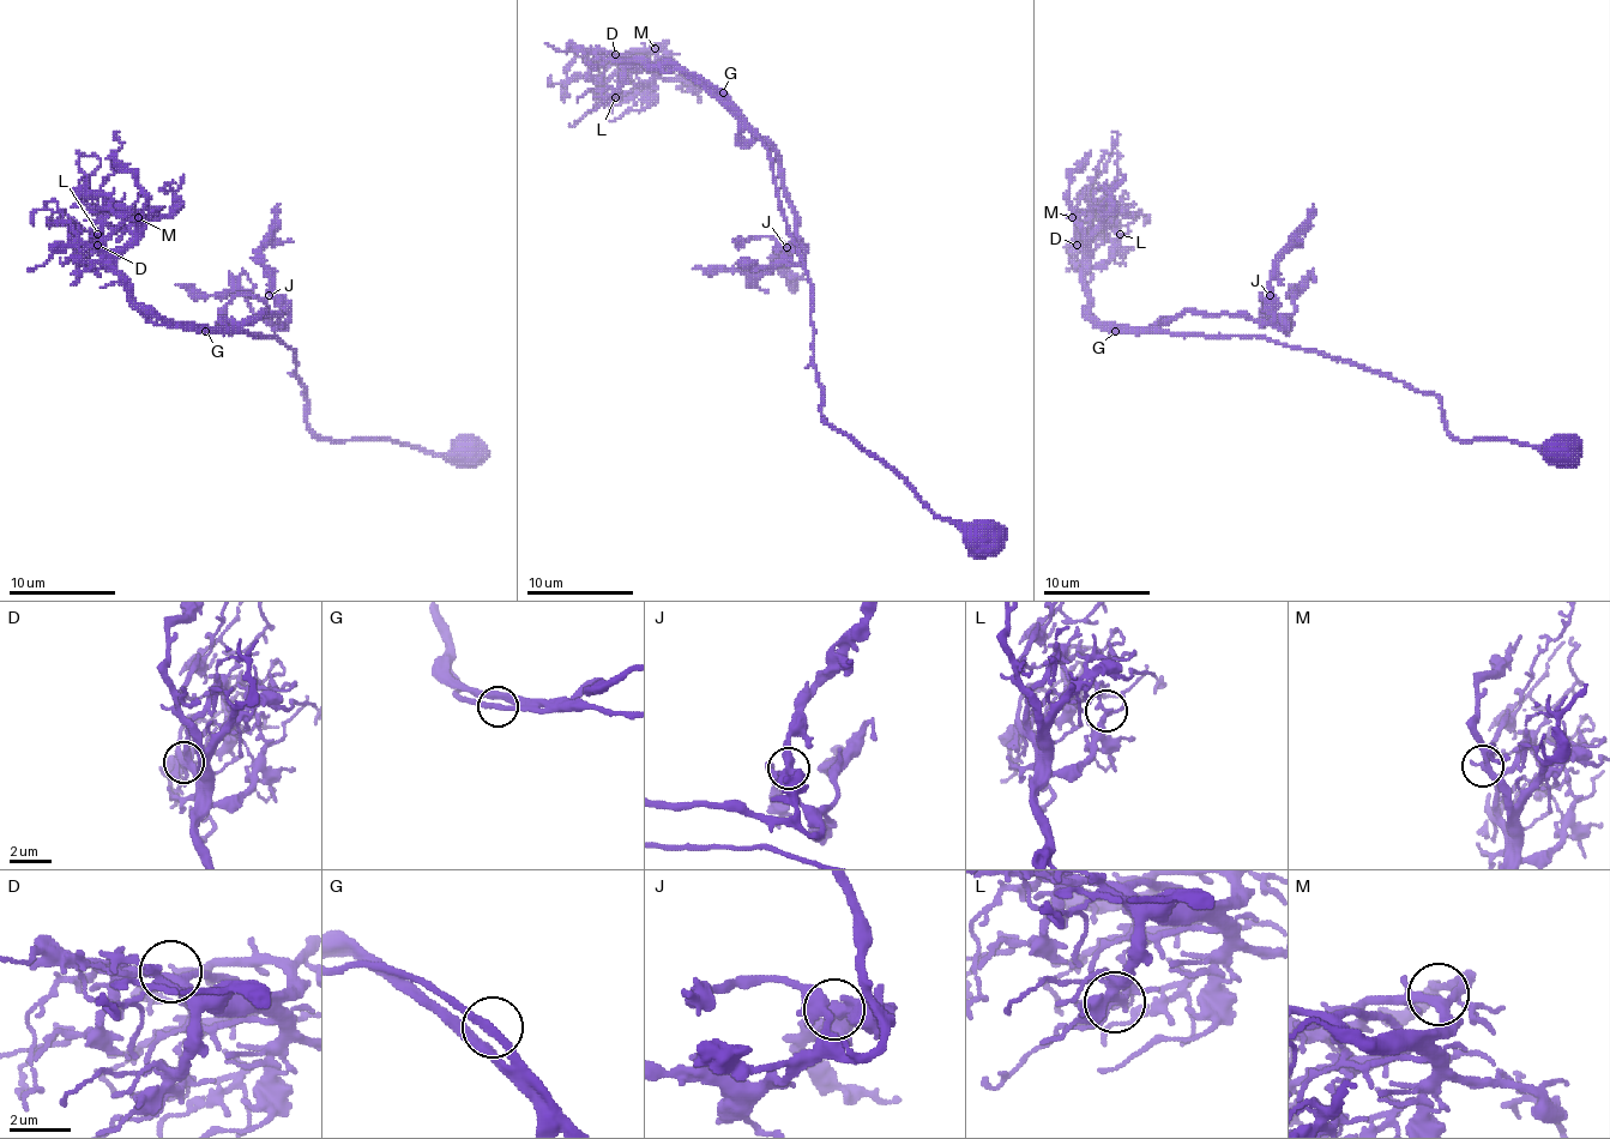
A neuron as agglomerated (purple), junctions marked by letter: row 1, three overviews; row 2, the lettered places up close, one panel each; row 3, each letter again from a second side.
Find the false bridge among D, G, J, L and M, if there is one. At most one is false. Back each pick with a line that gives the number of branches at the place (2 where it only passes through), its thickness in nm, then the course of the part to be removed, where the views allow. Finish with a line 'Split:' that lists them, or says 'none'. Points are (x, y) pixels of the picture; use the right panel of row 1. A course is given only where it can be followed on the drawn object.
Split: none

